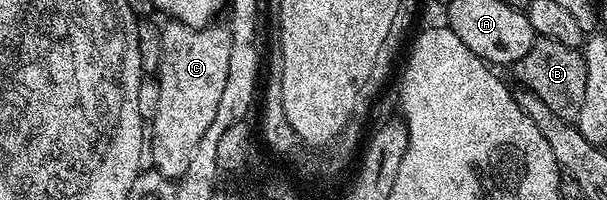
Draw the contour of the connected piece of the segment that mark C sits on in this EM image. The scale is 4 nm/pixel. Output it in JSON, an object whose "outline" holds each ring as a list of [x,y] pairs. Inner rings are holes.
{"outline":[[[167,20],[162,25],[162,62],[156,74],[160,87],[160,103],[156,115],[148,125],[148,161],[153,172],[165,177],[182,177],[188,171],[194,148],[204,139],[204,131],[216,119],[216,107],[220,107],[220,95],[224,95],[224,83],[228,79],[228,55],[230,31],[225,24],[211,23],[205,27],[186,25],[182,21]]]}

